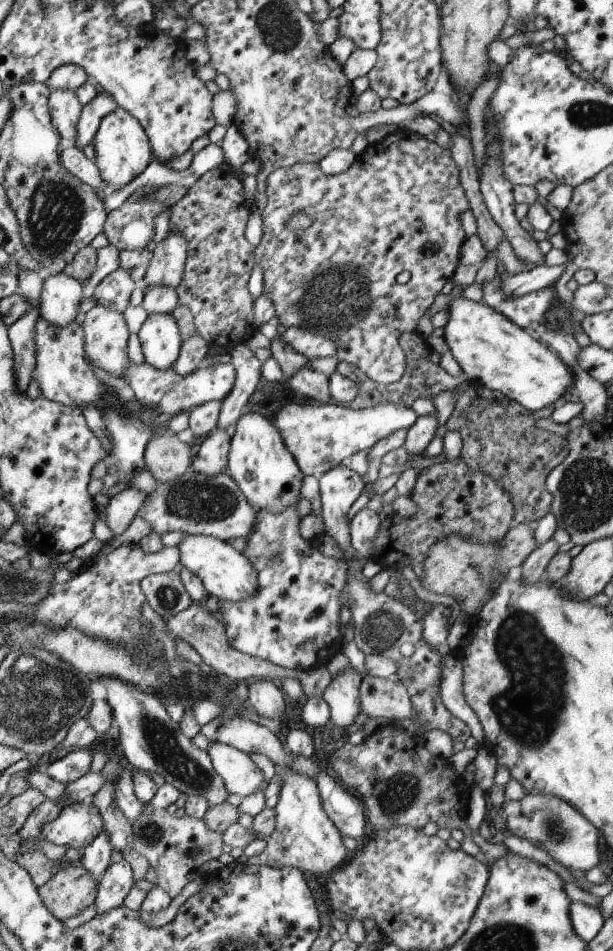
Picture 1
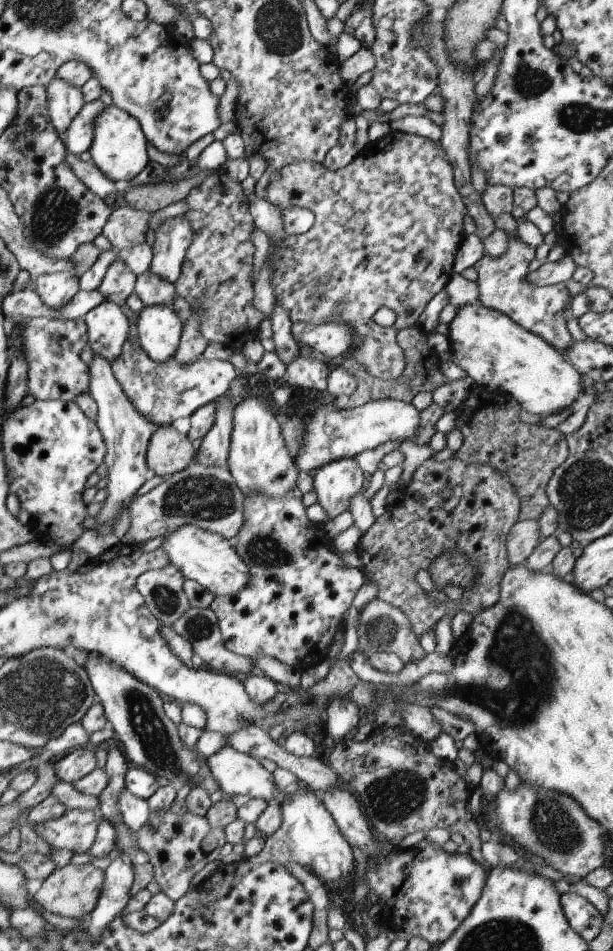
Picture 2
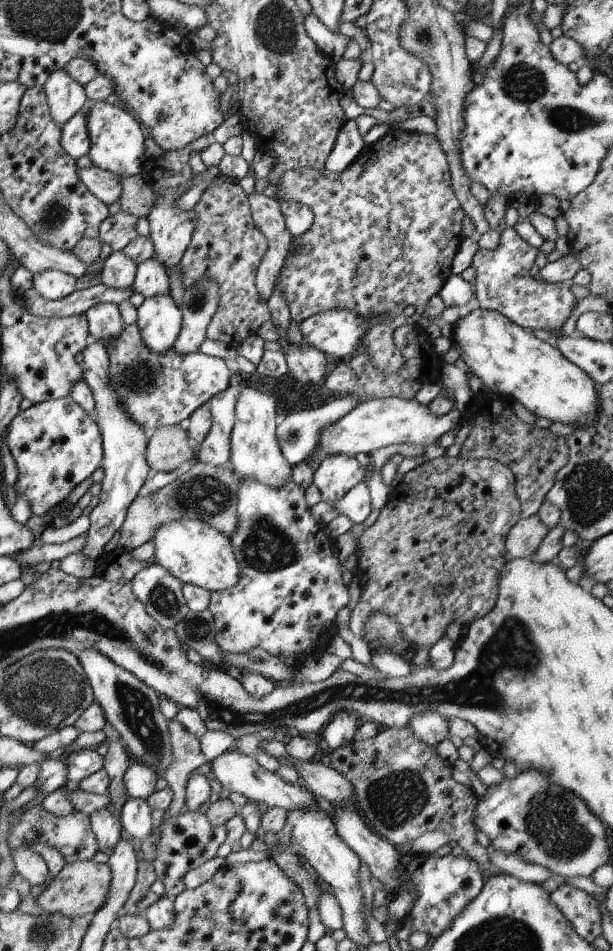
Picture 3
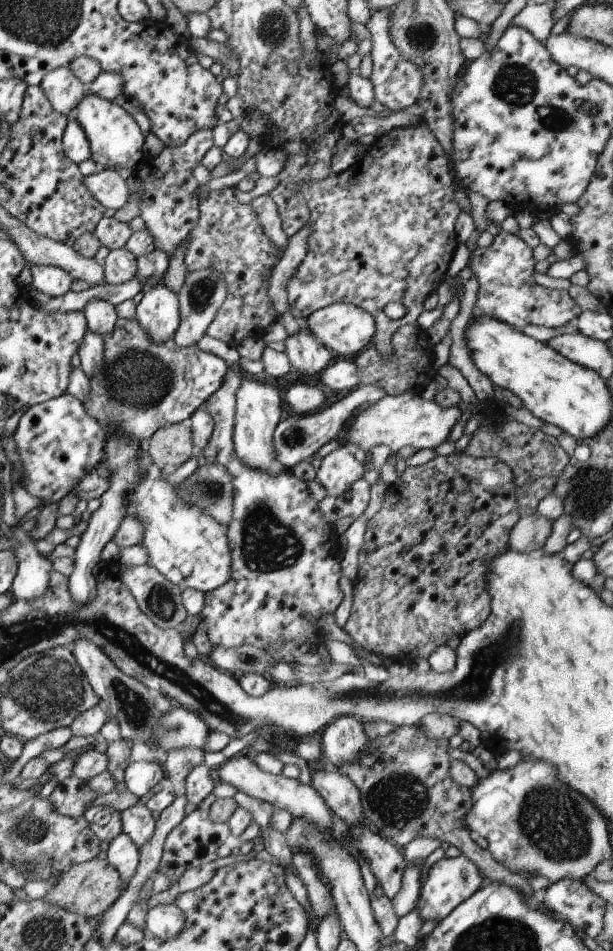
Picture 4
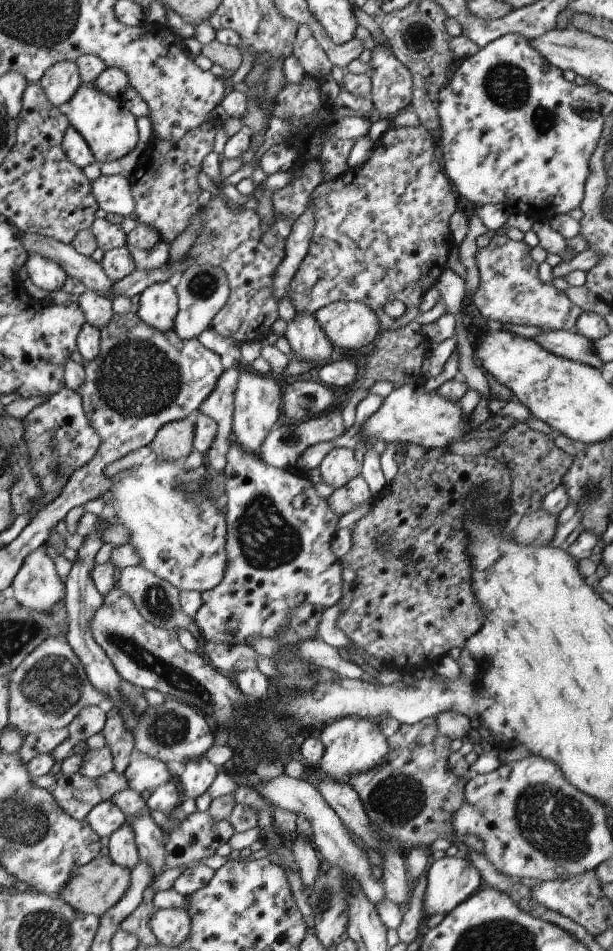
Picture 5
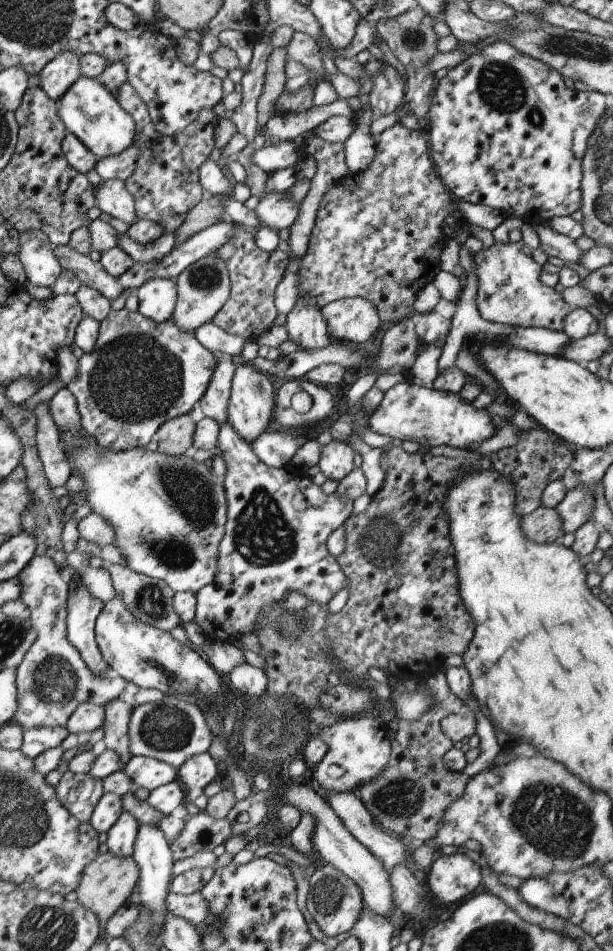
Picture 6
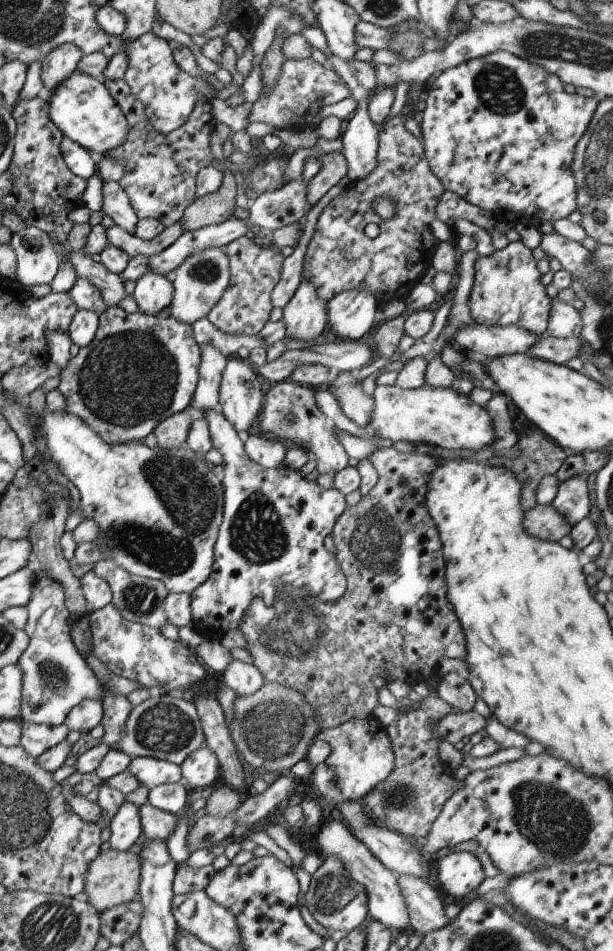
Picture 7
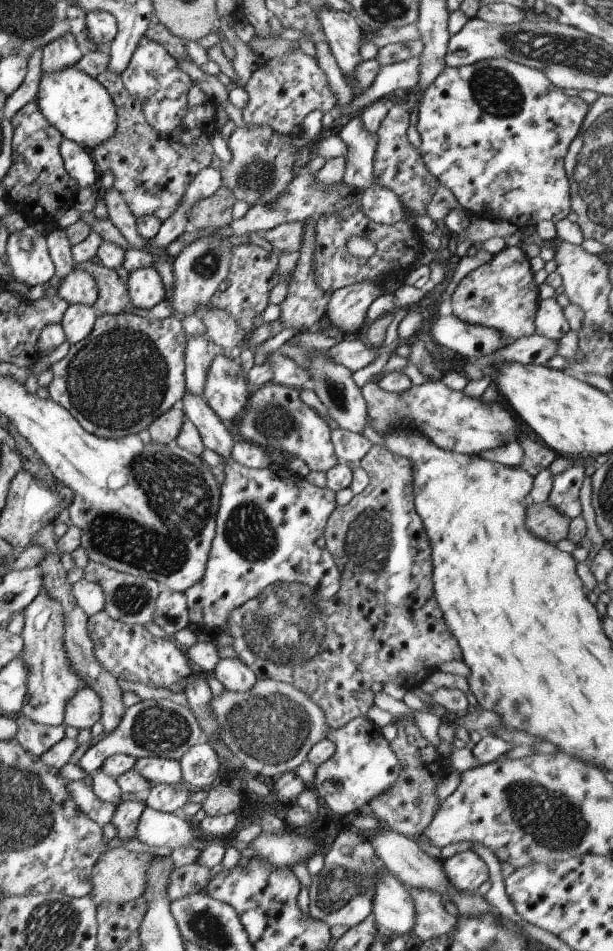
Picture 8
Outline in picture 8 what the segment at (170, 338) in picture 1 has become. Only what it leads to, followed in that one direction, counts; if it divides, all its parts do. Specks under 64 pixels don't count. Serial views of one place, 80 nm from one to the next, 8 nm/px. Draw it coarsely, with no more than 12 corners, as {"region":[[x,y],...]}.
{"region":[[153,267],[128,274],[130,304],[153,308],[166,290]]}

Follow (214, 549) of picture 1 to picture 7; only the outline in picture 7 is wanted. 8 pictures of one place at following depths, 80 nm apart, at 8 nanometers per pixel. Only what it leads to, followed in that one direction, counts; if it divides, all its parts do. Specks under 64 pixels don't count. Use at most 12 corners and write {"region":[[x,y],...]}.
{"region":[[45,410],[94,540],[187,593],[212,571],[223,489],[193,451],[108,445]]}

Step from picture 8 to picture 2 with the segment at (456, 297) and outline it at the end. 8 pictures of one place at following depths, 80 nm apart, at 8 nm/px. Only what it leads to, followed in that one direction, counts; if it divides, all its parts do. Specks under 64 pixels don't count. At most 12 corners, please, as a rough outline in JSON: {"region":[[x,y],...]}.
{"region":[[507,234],[484,253],[478,302],[565,353],[565,283],[525,280],[535,248]]}

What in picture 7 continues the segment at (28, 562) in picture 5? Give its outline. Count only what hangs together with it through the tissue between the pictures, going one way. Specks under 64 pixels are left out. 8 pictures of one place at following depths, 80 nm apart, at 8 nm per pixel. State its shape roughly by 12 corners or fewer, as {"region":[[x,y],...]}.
{"region":[[39,570],[25,605],[19,722],[57,726],[102,683],[69,640],[62,583]]}

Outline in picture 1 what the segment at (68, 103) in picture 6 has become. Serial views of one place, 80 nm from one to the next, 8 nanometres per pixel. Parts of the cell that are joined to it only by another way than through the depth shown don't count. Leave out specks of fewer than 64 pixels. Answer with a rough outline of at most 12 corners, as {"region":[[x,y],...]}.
{"region":[[118,107],[101,118],[94,164],[108,191],[153,159],[139,122]]}

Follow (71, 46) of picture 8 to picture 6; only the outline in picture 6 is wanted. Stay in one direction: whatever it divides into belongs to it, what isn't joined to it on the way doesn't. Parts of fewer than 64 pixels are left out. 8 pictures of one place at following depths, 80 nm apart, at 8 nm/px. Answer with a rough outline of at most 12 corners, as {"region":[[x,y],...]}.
{"region":[[62,52],[38,72],[39,87],[57,102],[79,78],[78,58]]}

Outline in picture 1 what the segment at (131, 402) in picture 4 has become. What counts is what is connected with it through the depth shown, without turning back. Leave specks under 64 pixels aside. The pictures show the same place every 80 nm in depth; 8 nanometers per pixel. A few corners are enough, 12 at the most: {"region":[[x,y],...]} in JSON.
{"region":[[145,362],[119,378],[163,420],[209,401],[235,383],[230,363],[179,376]]}

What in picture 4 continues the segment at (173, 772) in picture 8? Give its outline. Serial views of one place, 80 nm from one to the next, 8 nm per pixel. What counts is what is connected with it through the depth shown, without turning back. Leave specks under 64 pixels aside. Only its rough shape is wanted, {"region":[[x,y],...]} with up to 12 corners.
{"region":[[160,761],[129,762],[124,785],[145,796],[164,778]]}

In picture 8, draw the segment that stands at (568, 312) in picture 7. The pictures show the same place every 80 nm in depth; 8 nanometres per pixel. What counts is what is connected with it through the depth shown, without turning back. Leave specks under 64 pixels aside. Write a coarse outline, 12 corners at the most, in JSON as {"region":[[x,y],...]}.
{"region":[[554,297],[538,300],[535,333],[559,339],[569,330]]}

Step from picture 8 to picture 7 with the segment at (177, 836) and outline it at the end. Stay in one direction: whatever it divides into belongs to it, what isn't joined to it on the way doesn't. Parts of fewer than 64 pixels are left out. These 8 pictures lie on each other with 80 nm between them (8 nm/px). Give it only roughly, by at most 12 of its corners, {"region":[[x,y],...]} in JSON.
{"region":[[137,806],[140,829],[145,839],[165,842],[177,816]]}

